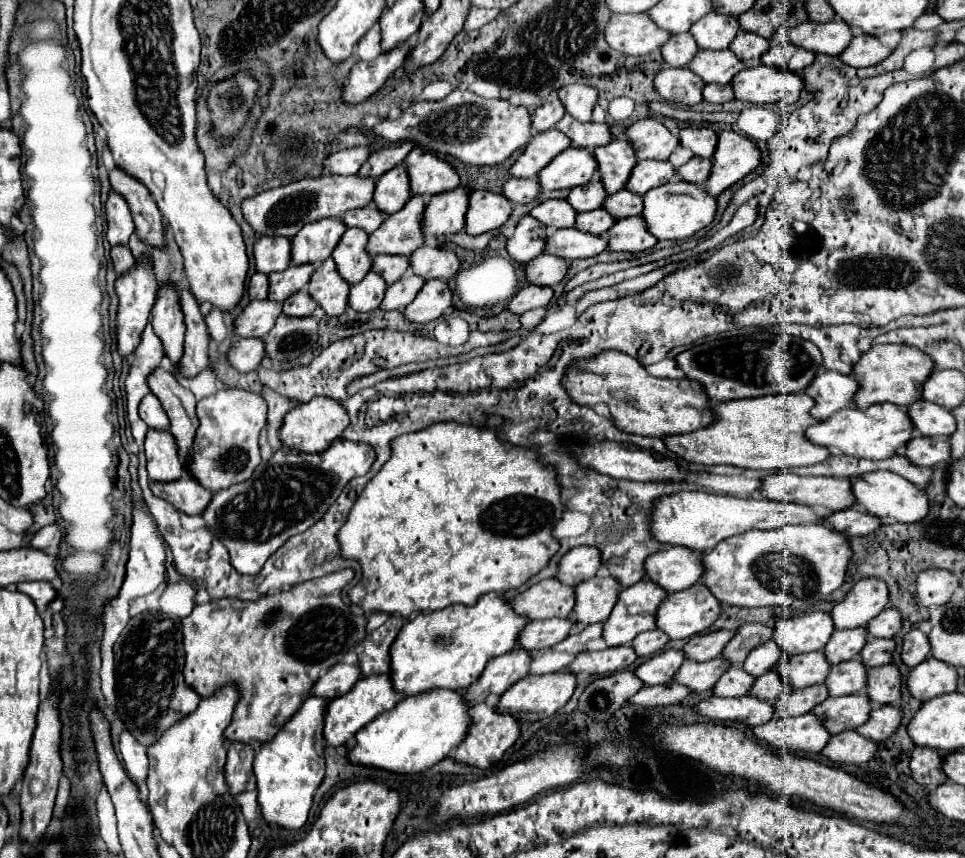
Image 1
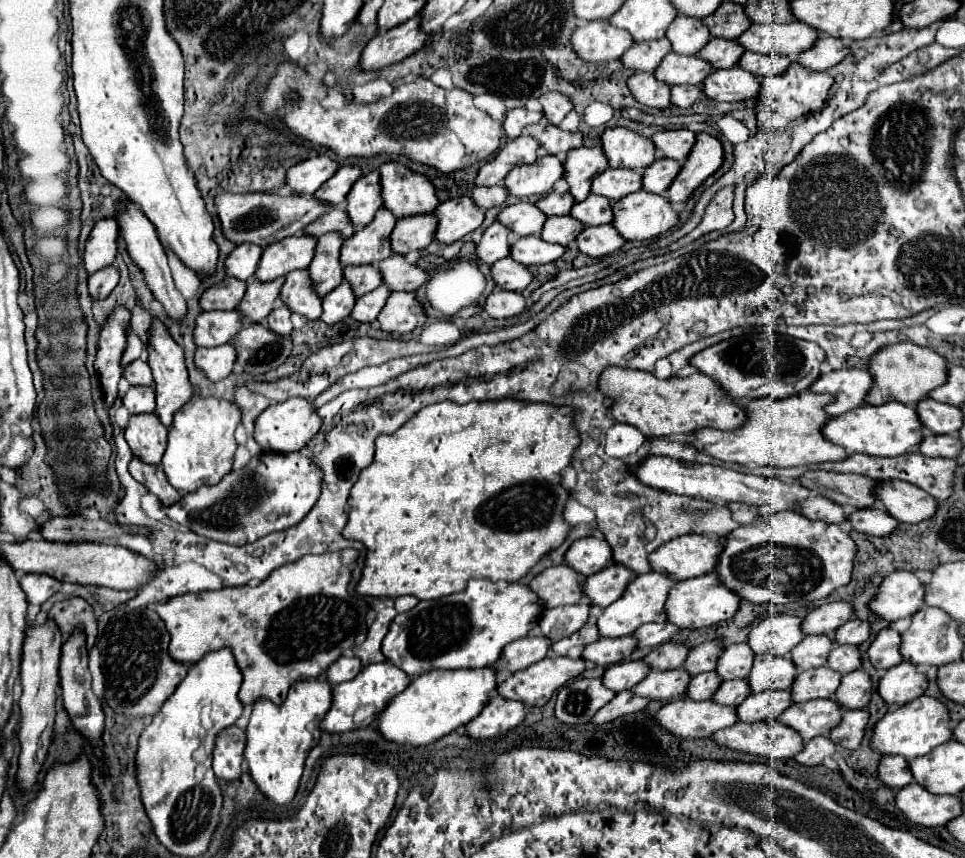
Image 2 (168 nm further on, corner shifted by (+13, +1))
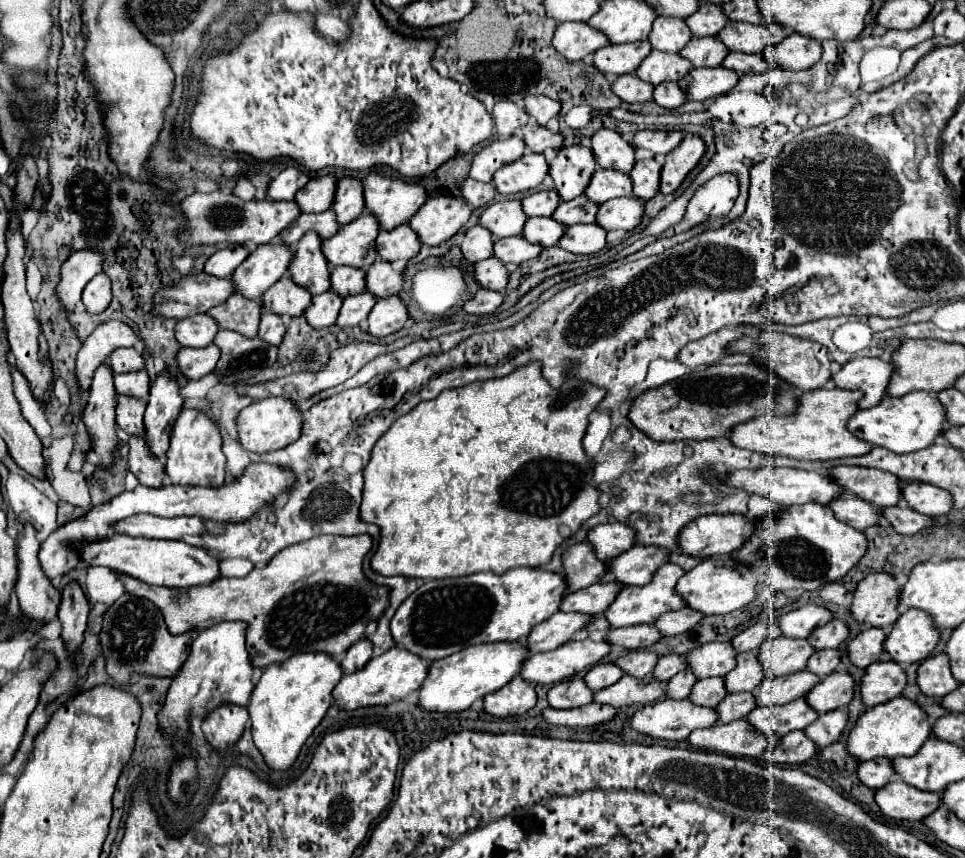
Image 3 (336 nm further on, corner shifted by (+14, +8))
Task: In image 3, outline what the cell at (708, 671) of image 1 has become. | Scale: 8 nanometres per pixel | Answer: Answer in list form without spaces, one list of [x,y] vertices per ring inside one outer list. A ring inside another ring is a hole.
[[[625,674],[619,682],[609,688],[595,692],[595,702],[611,704],[615,708],[629,704],[647,704],[665,696],[665,682],[655,678],[635,678]]]

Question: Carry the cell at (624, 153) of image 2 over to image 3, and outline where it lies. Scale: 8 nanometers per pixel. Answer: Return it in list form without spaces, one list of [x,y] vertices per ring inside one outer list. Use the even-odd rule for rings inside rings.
[[[601,128],[593,134],[593,154],[601,168],[615,168],[625,174],[631,172],[635,164],[635,146],[627,142],[619,132]]]

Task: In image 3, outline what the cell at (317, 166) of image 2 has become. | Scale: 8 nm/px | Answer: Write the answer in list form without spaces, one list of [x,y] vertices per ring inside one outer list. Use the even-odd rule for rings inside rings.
[[[289,166],[289,168],[285,168],[283,172],[279,172],[271,180],[267,194],[273,200],[293,200],[295,192],[299,188],[303,188],[307,182],[309,182],[309,174],[305,174],[303,170],[299,170],[295,166]]]

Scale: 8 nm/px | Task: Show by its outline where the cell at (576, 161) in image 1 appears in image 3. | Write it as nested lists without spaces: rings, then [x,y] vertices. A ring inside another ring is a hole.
[[[525,154],[513,164],[505,164],[493,176],[493,184],[501,194],[515,194],[537,188],[549,172],[549,164],[543,154]]]

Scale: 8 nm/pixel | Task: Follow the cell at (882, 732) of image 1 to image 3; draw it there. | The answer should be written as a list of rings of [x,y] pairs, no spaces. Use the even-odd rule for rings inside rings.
[[[833,710],[827,714],[821,714],[819,720],[815,720],[809,728],[805,728],[803,732],[819,744],[819,748],[825,748],[833,742],[837,742],[843,734],[843,730],[847,728],[847,720],[849,714],[847,710]]]

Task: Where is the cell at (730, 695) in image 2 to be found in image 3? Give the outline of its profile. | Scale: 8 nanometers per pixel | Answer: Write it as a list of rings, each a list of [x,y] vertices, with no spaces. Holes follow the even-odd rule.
[[[703,678],[697,680],[697,684],[693,686],[691,692],[691,700],[699,706],[709,706],[715,708],[723,698],[727,696],[727,688],[725,688],[725,678]]]

